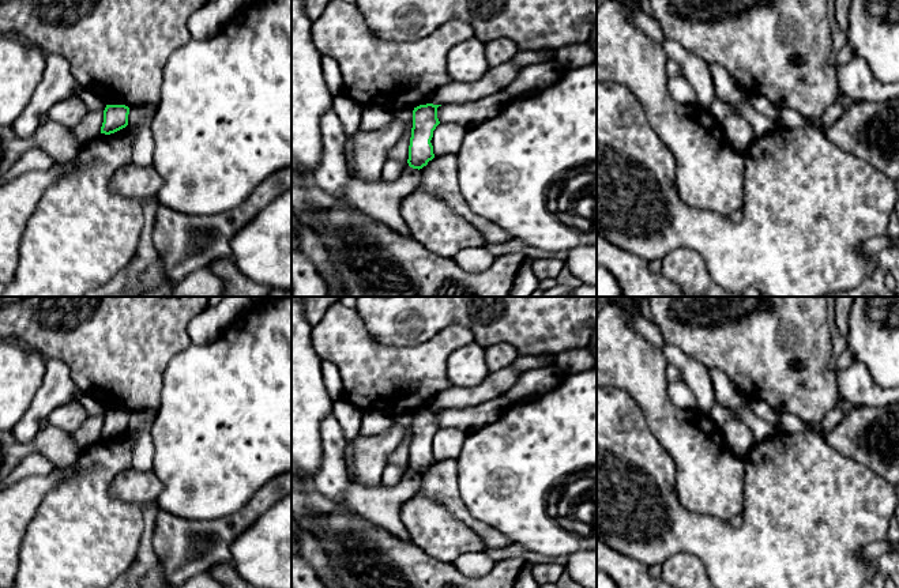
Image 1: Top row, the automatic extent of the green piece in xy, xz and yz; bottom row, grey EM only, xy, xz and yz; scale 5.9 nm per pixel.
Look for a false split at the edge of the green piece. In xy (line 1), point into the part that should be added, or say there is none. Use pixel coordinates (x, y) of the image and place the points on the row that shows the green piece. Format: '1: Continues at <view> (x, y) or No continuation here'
1: No continuation here

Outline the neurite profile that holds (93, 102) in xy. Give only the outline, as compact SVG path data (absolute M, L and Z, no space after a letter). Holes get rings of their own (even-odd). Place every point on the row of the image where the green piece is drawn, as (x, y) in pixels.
M80 90L78 95L84 102L89 112L105 110L106 108L106 103L91 91Z

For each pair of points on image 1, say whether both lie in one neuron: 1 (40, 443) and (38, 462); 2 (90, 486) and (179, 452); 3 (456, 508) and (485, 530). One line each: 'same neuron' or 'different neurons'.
1: different neurons
2: different neurons
3: same neuron

